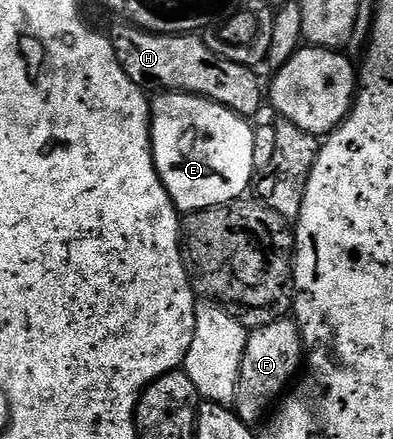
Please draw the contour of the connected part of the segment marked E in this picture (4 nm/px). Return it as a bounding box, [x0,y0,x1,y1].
[150,91,256,213]

